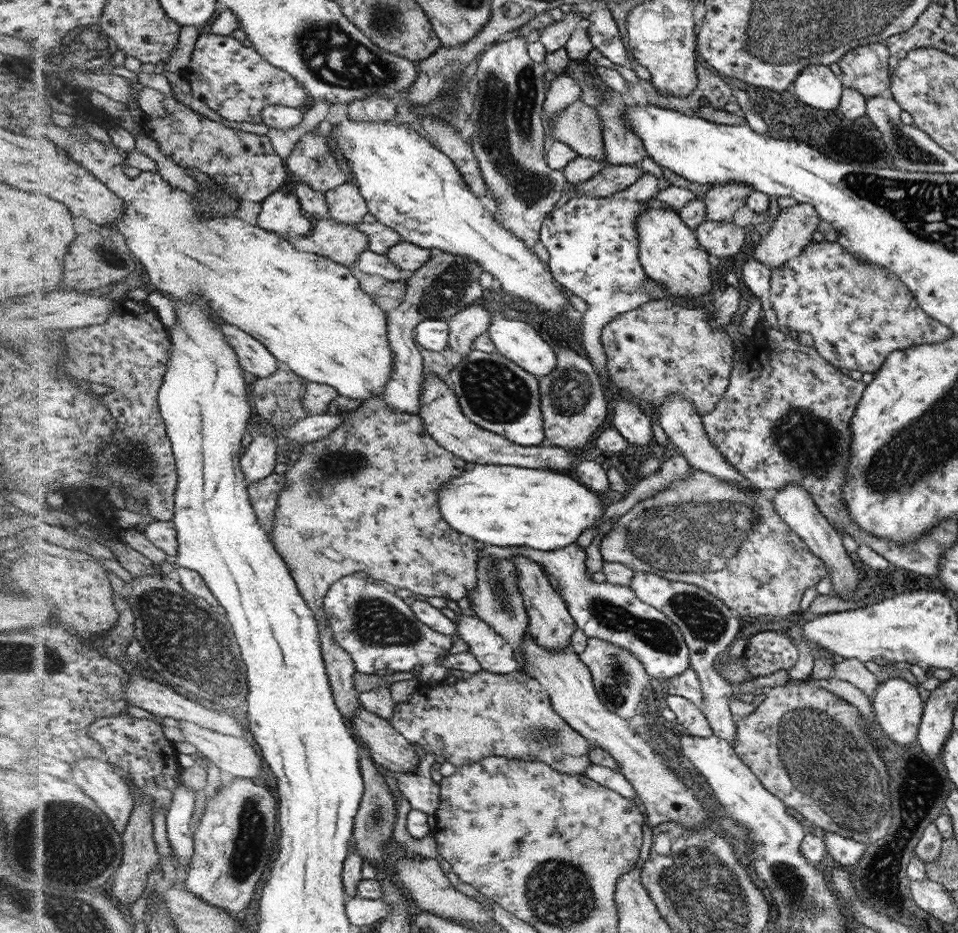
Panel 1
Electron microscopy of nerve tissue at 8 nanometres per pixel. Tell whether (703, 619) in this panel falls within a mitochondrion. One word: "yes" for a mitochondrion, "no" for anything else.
yes

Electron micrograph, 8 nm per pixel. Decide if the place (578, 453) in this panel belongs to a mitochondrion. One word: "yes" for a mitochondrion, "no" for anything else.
no

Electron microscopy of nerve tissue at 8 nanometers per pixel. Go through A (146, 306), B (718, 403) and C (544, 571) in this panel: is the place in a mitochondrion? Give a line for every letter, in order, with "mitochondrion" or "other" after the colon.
A: other
B: other
C: other

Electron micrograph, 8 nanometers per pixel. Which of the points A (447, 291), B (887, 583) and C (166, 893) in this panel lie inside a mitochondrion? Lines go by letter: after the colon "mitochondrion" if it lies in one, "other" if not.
A: mitochondrion
B: other
C: other

